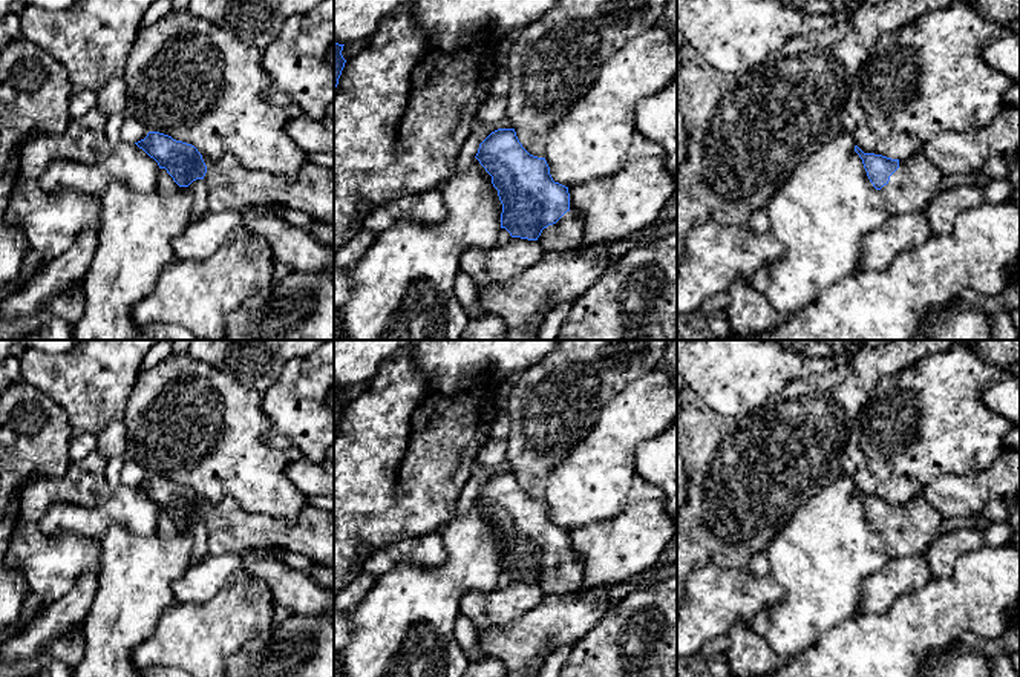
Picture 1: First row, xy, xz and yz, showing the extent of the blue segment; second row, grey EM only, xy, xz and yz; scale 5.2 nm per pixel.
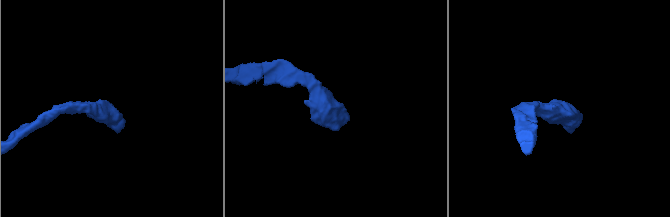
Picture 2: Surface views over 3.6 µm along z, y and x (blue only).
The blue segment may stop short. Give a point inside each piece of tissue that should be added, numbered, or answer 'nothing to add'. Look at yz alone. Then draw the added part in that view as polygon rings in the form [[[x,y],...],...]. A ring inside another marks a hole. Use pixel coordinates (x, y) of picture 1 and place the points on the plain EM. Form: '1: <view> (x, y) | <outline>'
1: yz (910, 530) | [[[922,493],[899,502],[899,512],[879,533],[879,539],[890,558],[925,554],[940,522],[942,516]]]

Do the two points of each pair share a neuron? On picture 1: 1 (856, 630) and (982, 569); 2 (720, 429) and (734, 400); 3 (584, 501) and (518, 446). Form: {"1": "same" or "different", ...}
{"1": "same", "2": "different", "3": "different"}

